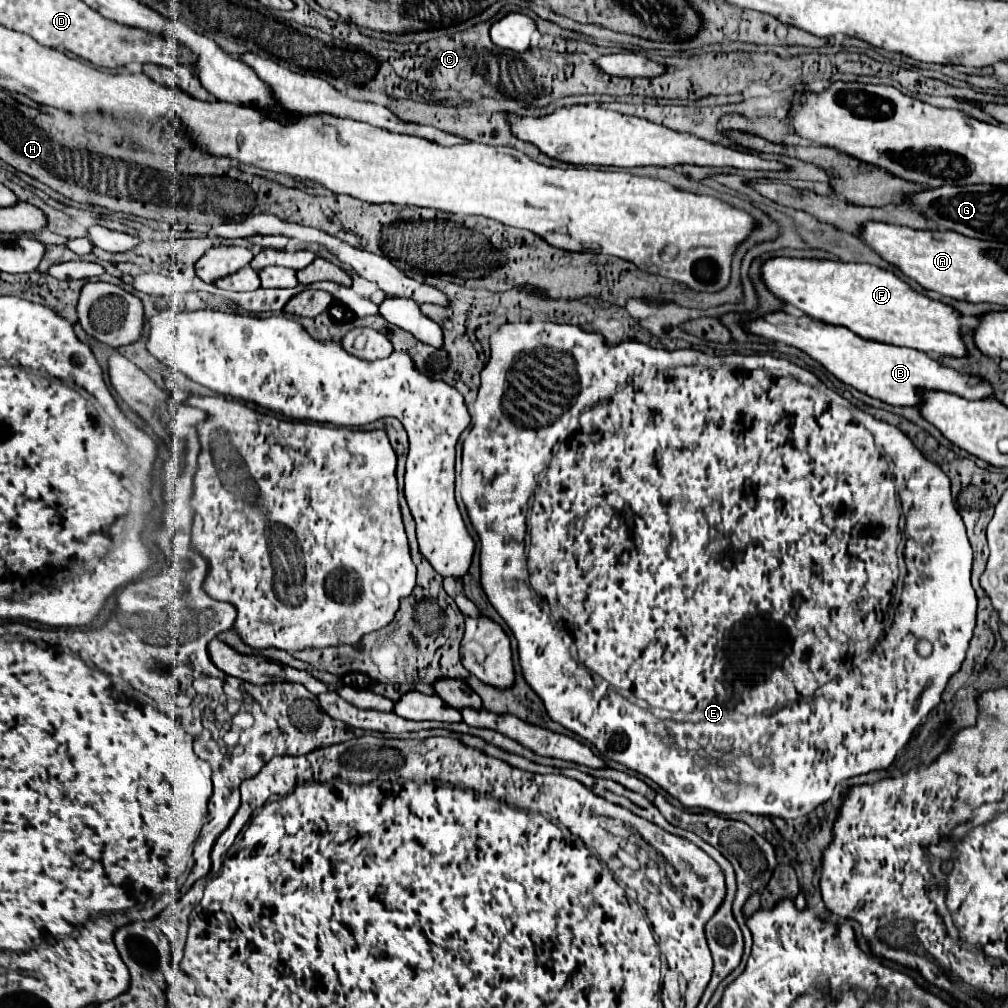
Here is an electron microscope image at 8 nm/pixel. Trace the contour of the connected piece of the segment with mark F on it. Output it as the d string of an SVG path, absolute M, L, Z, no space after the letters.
M776 256L762 262L764 286L782 302L796 306L806 316L846 326L854 334L884 344L916 348L934 356L964 356L966 346L960 338L958 314L942 302L936 302L894 276L872 264L818 260L818 258L786 258Z

